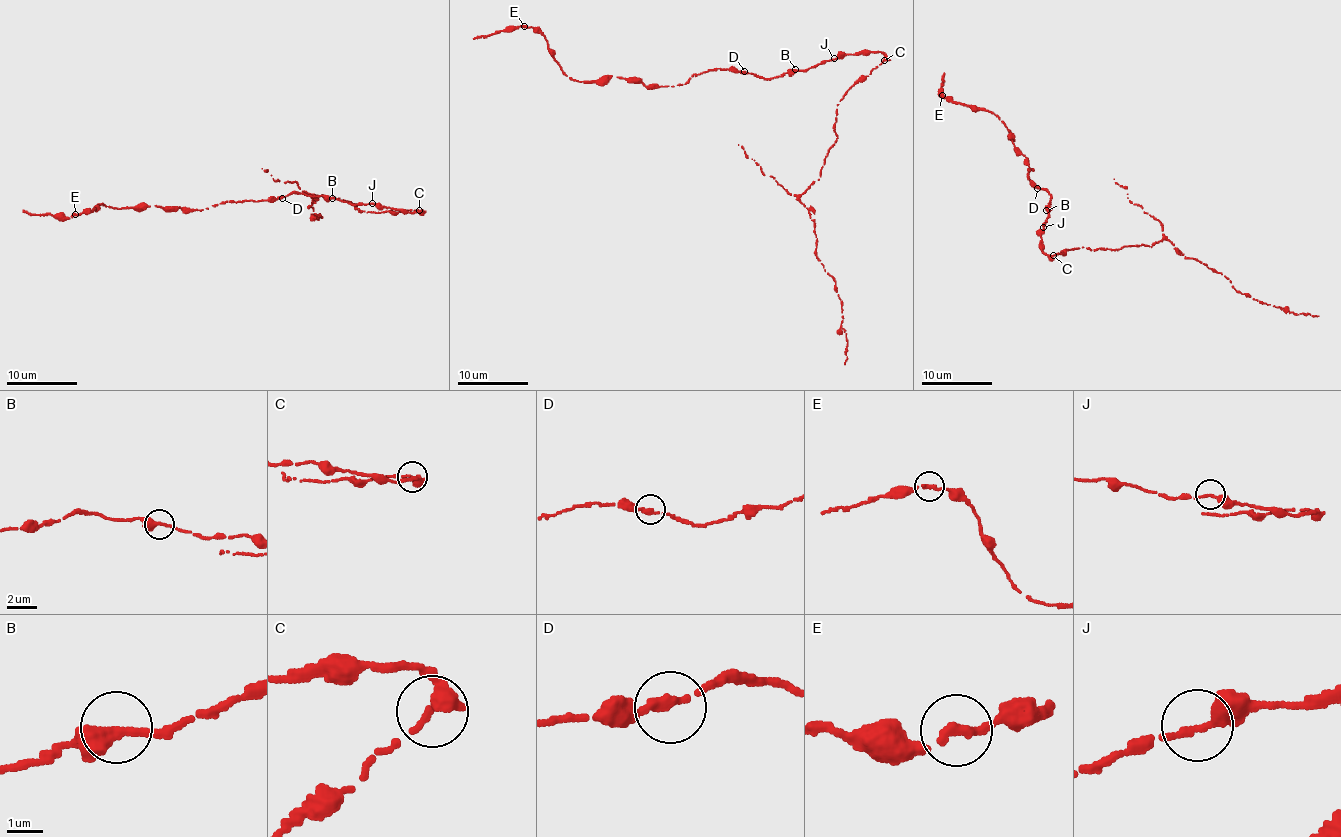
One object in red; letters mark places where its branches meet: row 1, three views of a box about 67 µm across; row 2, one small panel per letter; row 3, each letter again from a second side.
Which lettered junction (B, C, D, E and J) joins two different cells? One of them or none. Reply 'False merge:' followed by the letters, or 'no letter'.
False merge: C

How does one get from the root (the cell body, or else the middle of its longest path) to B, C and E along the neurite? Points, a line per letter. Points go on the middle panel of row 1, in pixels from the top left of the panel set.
B: (834, 59), (805, 70), (795, 69)
C: (834, 59), (847, 54), (881, 52), (885, 55), (883, 61)
E: (834, 59), (771, 78), (718, 68), (673, 86), (612, 76), (579, 82), (566, 76), (545, 37), (524, 26)

